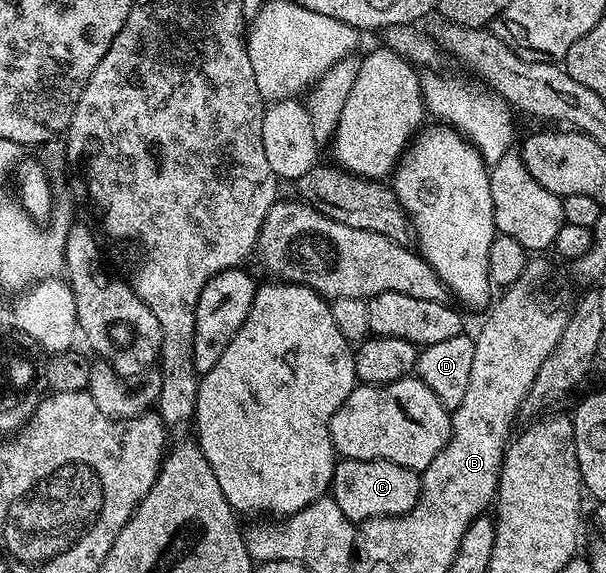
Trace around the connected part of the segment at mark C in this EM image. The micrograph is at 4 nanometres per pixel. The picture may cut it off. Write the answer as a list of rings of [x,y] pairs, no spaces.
[[[347,458],[338,461],[333,473],[331,496],[339,508],[343,508],[343,516],[355,524],[360,524],[372,518],[397,518],[401,514],[407,514],[415,508],[415,504],[421,495],[421,475],[411,468],[403,468],[399,464],[391,464],[387,460],[355,460]]]

